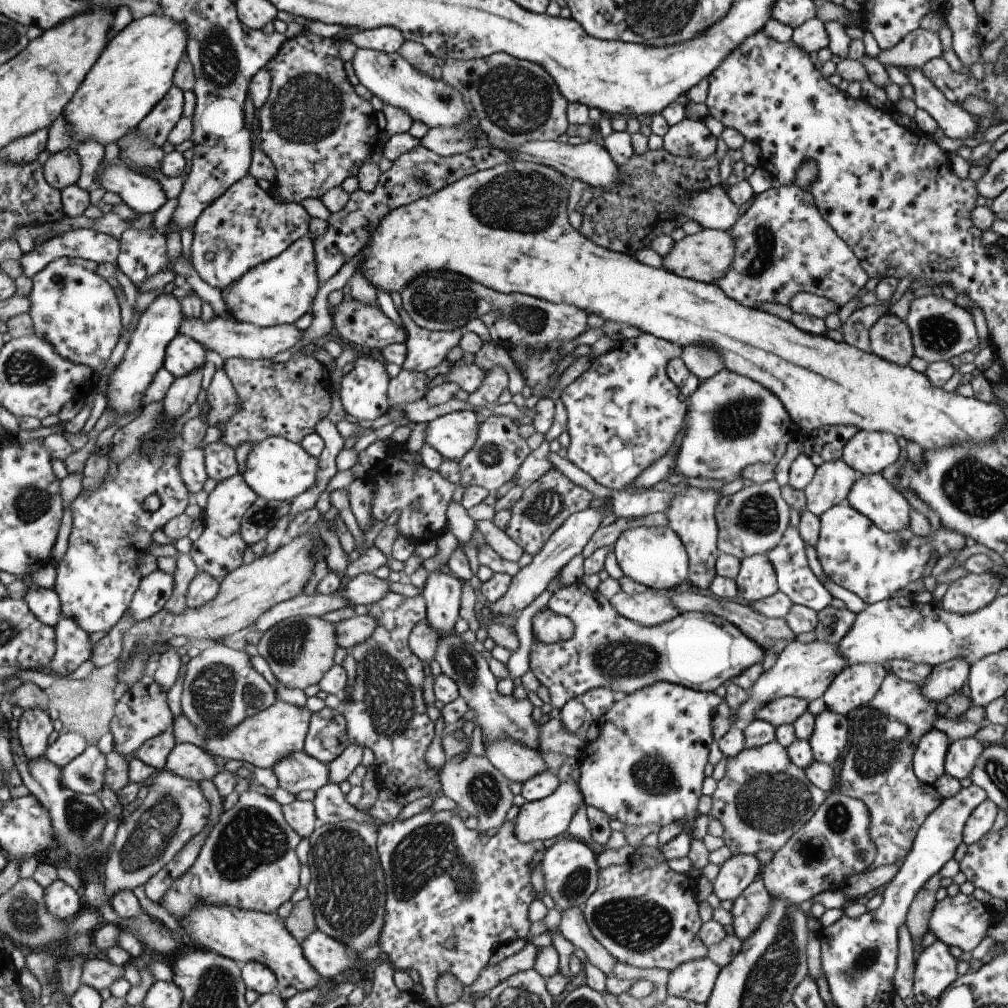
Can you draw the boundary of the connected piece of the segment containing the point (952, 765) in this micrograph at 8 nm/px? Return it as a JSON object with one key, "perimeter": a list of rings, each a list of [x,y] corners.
{"perimeter":[[[965,737],[948,744],[944,756],[944,772],[958,781],[967,778],[975,759],[984,747],[973,737]]]}

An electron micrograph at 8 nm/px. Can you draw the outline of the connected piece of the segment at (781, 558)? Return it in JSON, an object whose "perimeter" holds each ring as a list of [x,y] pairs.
{"perimeter":[[[788,524],[779,542],[764,555],[775,571],[778,590],[786,594],[792,603],[803,605],[811,608],[811,610],[815,612],[819,612],[831,602],[832,596],[829,595],[825,588],[819,583],[819,579],[809,568],[804,542],[795,527]]]}

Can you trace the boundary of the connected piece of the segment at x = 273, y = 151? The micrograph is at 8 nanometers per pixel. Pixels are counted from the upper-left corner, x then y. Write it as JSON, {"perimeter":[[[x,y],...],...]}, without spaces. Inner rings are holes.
{"perimeter":[[[348,31],[333,38],[300,32],[285,39],[277,54],[264,66],[269,73],[270,87],[267,100],[255,111],[258,142],[254,145],[273,163],[273,198],[278,201],[300,204],[309,197],[319,199],[348,176],[356,176],[363,159],[378,144],[381,131],[373,107],[355,92],[337,54],[337,45],[343,40],[348,40]]]}

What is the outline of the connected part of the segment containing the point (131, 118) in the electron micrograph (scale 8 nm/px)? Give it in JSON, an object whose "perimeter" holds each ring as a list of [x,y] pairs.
{"perimeter":[[[159,12],[136,20],[131,20],[126,27],[123,27],[120,31],[117,31],[117,34],[115,34],[111,41],[109,41],[107,44],[107,48],[105,48],[105,50],[96,60],[95,66],[93,66],[88,72],[87,78],[81,82],[79,90],[77,90],[72,98],[69,99],[67,108],[62,111],[62,119],[70,131],[70,140],[72,142],[69,144],[69,146],[71,146],[71,148],[75,148],[75,143],[81,142],[81,140],[87,140],[87,138],[89,138],[89,140],[95,140],[95,142],[98,142],[101,144],[101,146],[107,144],[107,142],[117,142],[129,131],[131,131],[134,126],[137,126],[139,121],[153,108],[153,106],[155,106],[156,102],[159,102],[163,98],[163,95],[166,94],[167,90],[169,90],[169,87],[173,85],[172,78],[175,67],[179,62],[180,56],[185,55],[186,38],[187,36],[184,29],[182,29],[178,24],[175,24],[175,21],[169,20],[169,17],[165,17]]]}

